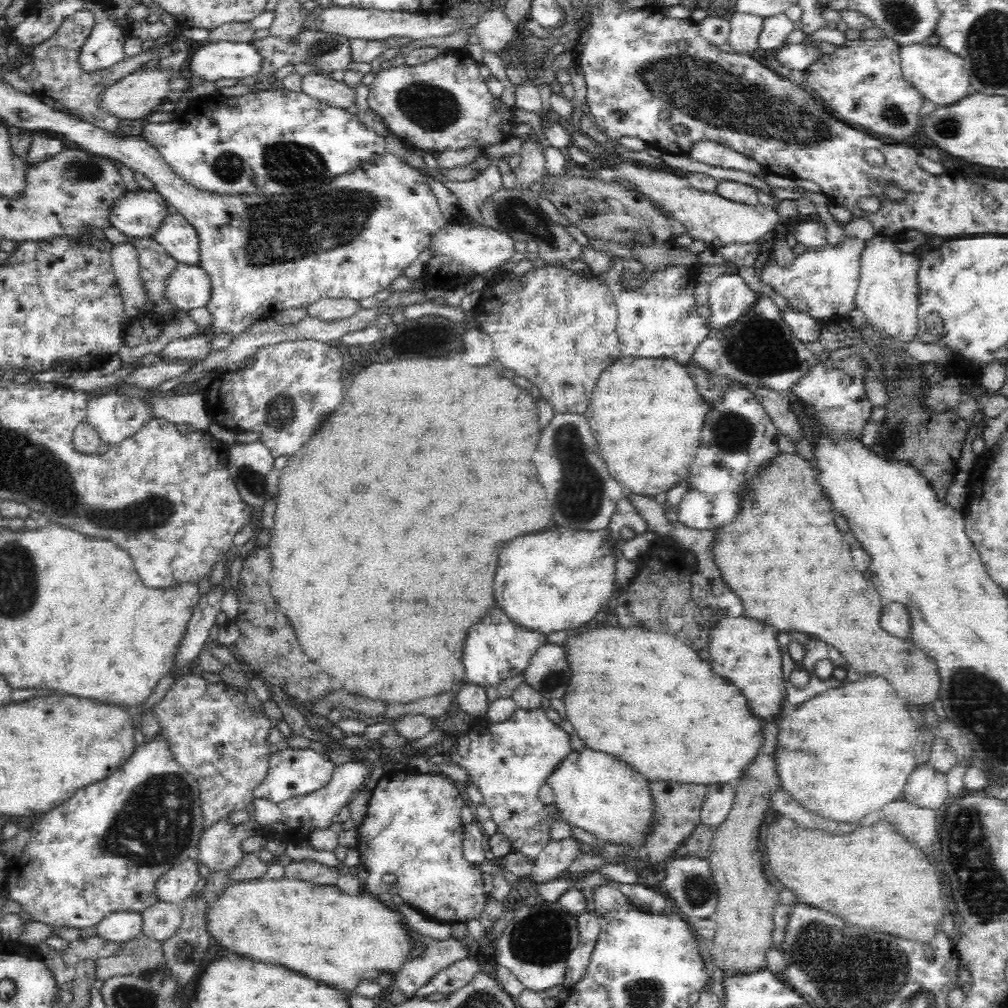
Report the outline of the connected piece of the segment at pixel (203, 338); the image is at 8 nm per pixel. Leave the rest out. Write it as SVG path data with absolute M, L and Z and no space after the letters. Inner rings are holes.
M198 331L190 337L176 338L168 342L159 356L164 359L170 357L170 359L184 359L186 361L190 359L203 360L212 350L210 336L201 333Z

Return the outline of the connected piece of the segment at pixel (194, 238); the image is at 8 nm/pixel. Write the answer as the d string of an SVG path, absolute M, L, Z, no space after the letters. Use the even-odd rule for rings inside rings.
M169 213L153 237L179 264L200 265L198 231L180 213Z

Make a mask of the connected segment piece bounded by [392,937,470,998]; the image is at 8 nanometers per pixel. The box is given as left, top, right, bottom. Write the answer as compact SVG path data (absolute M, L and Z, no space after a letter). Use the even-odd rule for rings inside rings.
M452 937L434 940L420 956L401 966L395 973L392 989L400 990L406 998L411 998L416 989L422 988L437 972L468 956L470 948L466 940Z

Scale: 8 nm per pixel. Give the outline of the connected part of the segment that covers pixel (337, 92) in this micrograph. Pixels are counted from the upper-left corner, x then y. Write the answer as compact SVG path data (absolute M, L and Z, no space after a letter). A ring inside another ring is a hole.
M320 73L302 75L301 90L308 96L340 108L348 108L355 102L355 89L342 81Z

